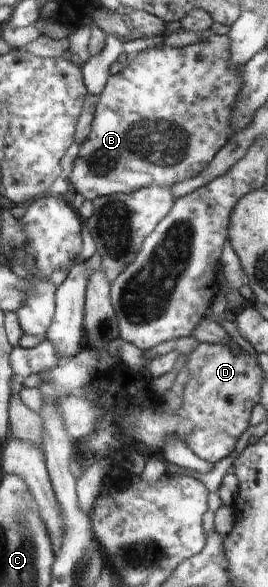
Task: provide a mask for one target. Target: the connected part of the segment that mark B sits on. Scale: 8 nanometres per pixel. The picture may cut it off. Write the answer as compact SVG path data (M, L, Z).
M212 34L210 37L201 39L194 45L188 45L182 48L167 47L166 45L159 46L158 48L149 48L138 53L136 57L123 59L126 64L124 69L116 73L116 75L110 75L108 77L106 87L104 87L104 90L98 97L90 134L80 146L80 152L76 159L74 159L70 176L66 179L74 187L76 194L80 194L86 200L90 201L93 201L96 197L106 195L129 194L130 192L152 185L156 187L171 187L176 183L196 177L198 173L202 173L208 167L208 163L214 159L216 153L220 149L223 149L230 141L230 133L232 133L232 129L230 129L232 107L236 105L236 101L240 97L240 89L242 89L242 85L244 84L242 68L230 63L230 37L228 34Z

